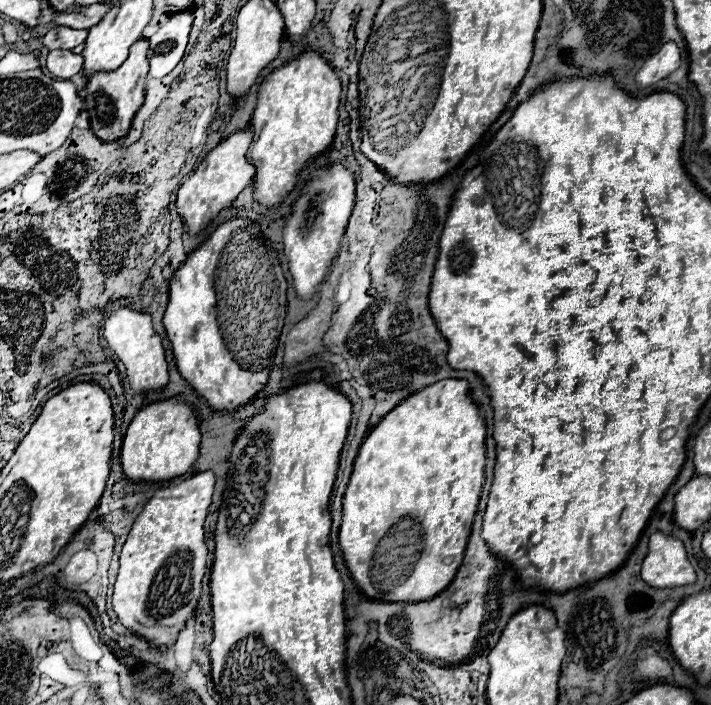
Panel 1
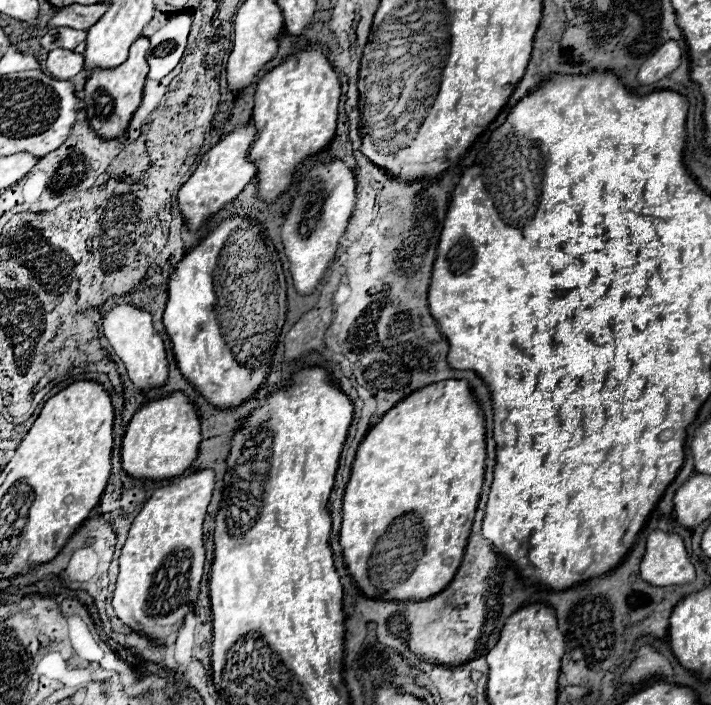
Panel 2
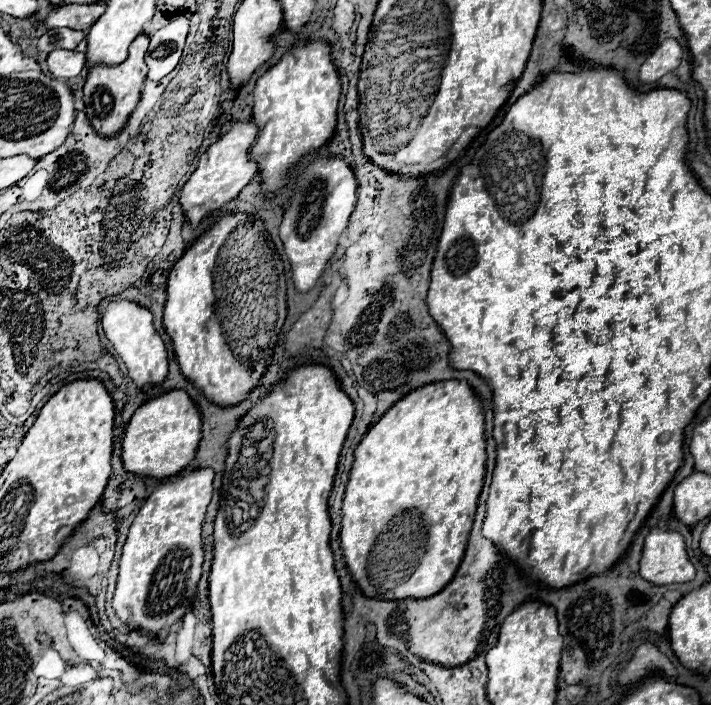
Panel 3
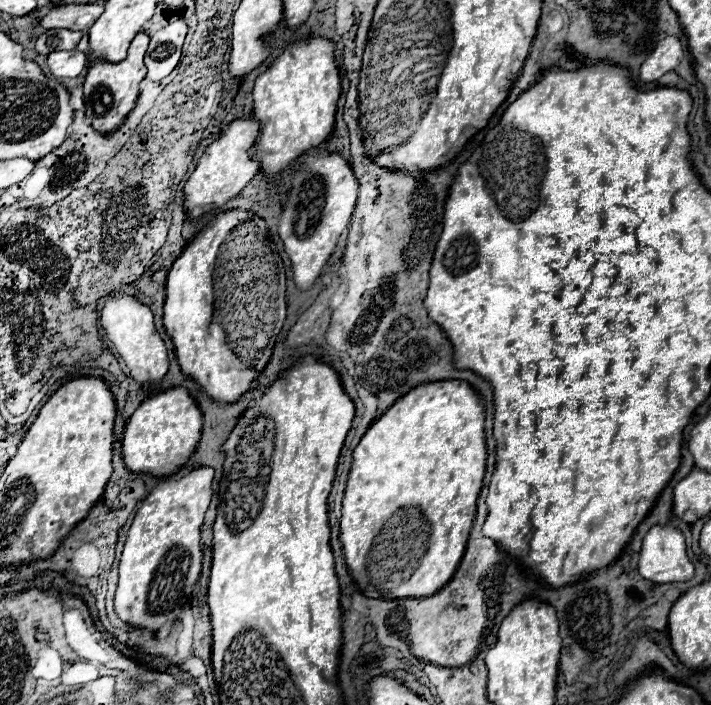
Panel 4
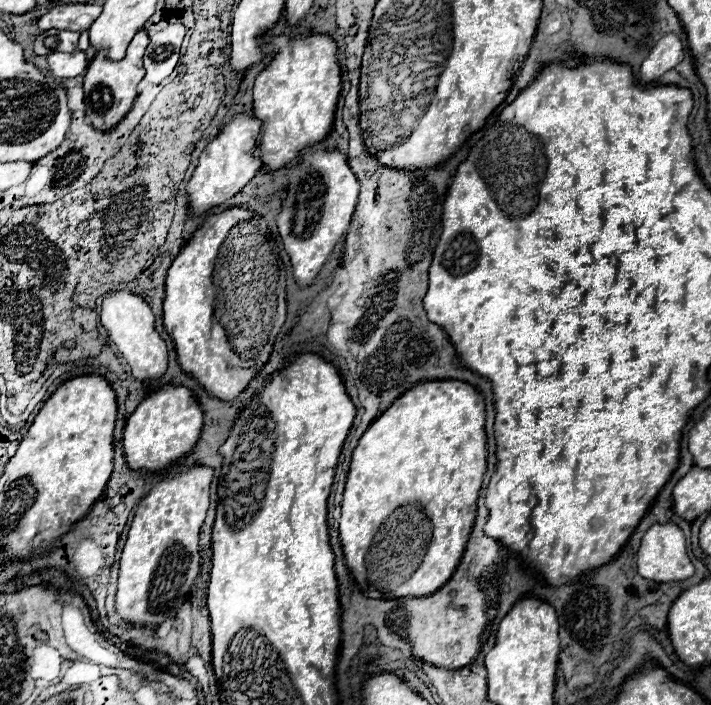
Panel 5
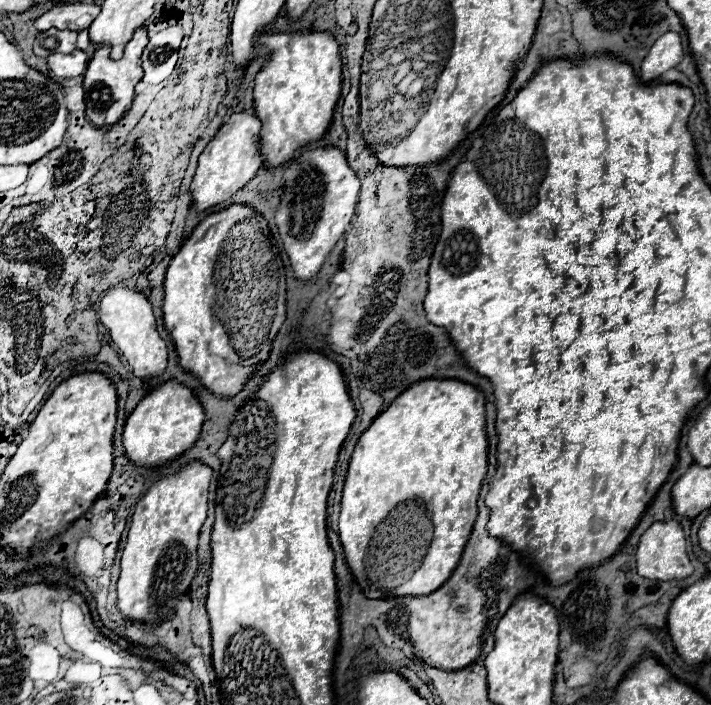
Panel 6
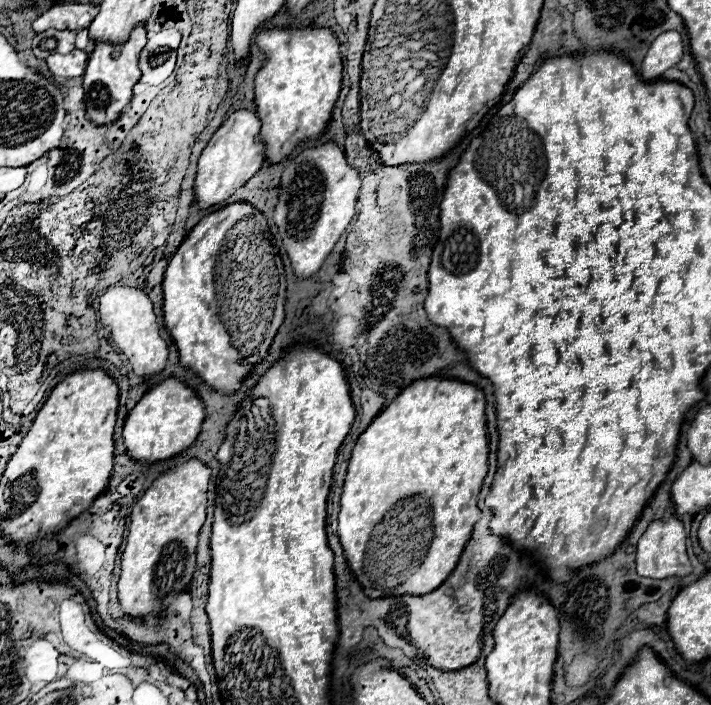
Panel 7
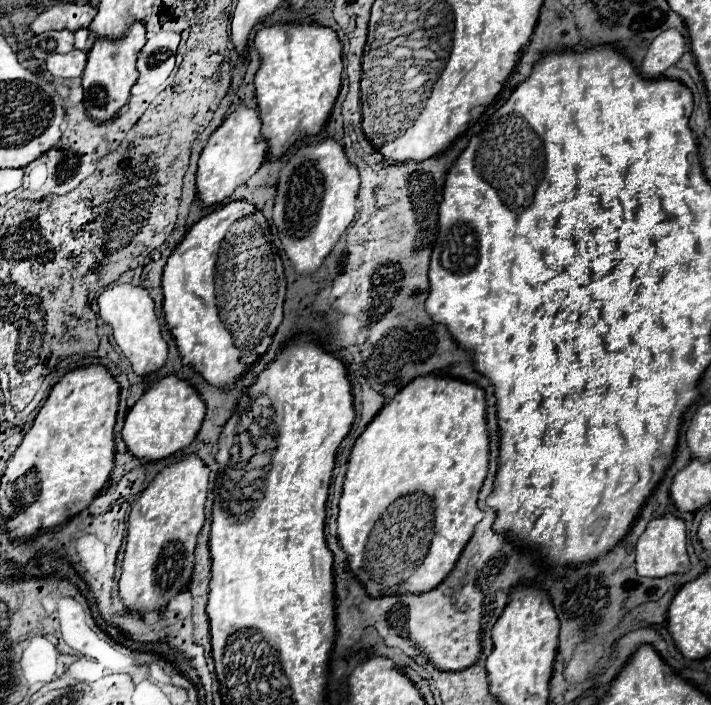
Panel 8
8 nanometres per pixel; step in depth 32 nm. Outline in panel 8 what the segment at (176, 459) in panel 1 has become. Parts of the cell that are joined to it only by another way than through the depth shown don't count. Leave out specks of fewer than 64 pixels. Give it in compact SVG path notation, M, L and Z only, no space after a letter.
M174 374L154 382L142 398L128 410L122 438L136 458L160 460L182 448L186 448L198 434L198 428L204 420L206 406L198 392L184 380L178 380Z

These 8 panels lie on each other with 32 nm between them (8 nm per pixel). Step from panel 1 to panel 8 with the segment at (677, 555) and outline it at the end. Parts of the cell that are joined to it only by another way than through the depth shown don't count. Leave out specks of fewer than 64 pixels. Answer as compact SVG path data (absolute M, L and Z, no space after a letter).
M664 514L650 520L644 534L636 542L636 570L646 578L664 578L668 574L684 574L690 570L690 560L686 554L686 524L674 514Z

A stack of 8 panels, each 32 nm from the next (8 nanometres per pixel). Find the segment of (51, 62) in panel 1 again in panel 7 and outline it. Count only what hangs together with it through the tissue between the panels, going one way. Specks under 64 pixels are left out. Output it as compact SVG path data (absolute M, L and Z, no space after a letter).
M74 50L70 54L50 54L46 62L48 70L56 78L76 78L84 74L84 68L88 64L88 54L82 50Z

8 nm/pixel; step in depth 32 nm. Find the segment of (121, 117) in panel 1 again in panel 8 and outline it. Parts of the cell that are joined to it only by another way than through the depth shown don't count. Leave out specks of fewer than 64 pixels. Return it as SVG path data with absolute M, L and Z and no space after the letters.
M132 22L122 38L116 38L116 40L96 38L94 46L88 52L88 64L82 74L84 104L90 118L94 118L96 122L108 122L128 102L130 88L138 80L136 60L144 44L146 44L146 28L142 22Z

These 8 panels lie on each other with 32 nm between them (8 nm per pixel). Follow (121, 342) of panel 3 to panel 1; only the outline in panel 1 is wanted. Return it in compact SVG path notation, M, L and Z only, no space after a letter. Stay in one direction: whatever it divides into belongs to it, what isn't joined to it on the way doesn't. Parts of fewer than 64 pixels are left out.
M122 306L104 318L104 338L120 362L126 366L130 386L136 392L158 390L168 384L168 362L162 346L162 338L152 328L152 318L146 312Z

